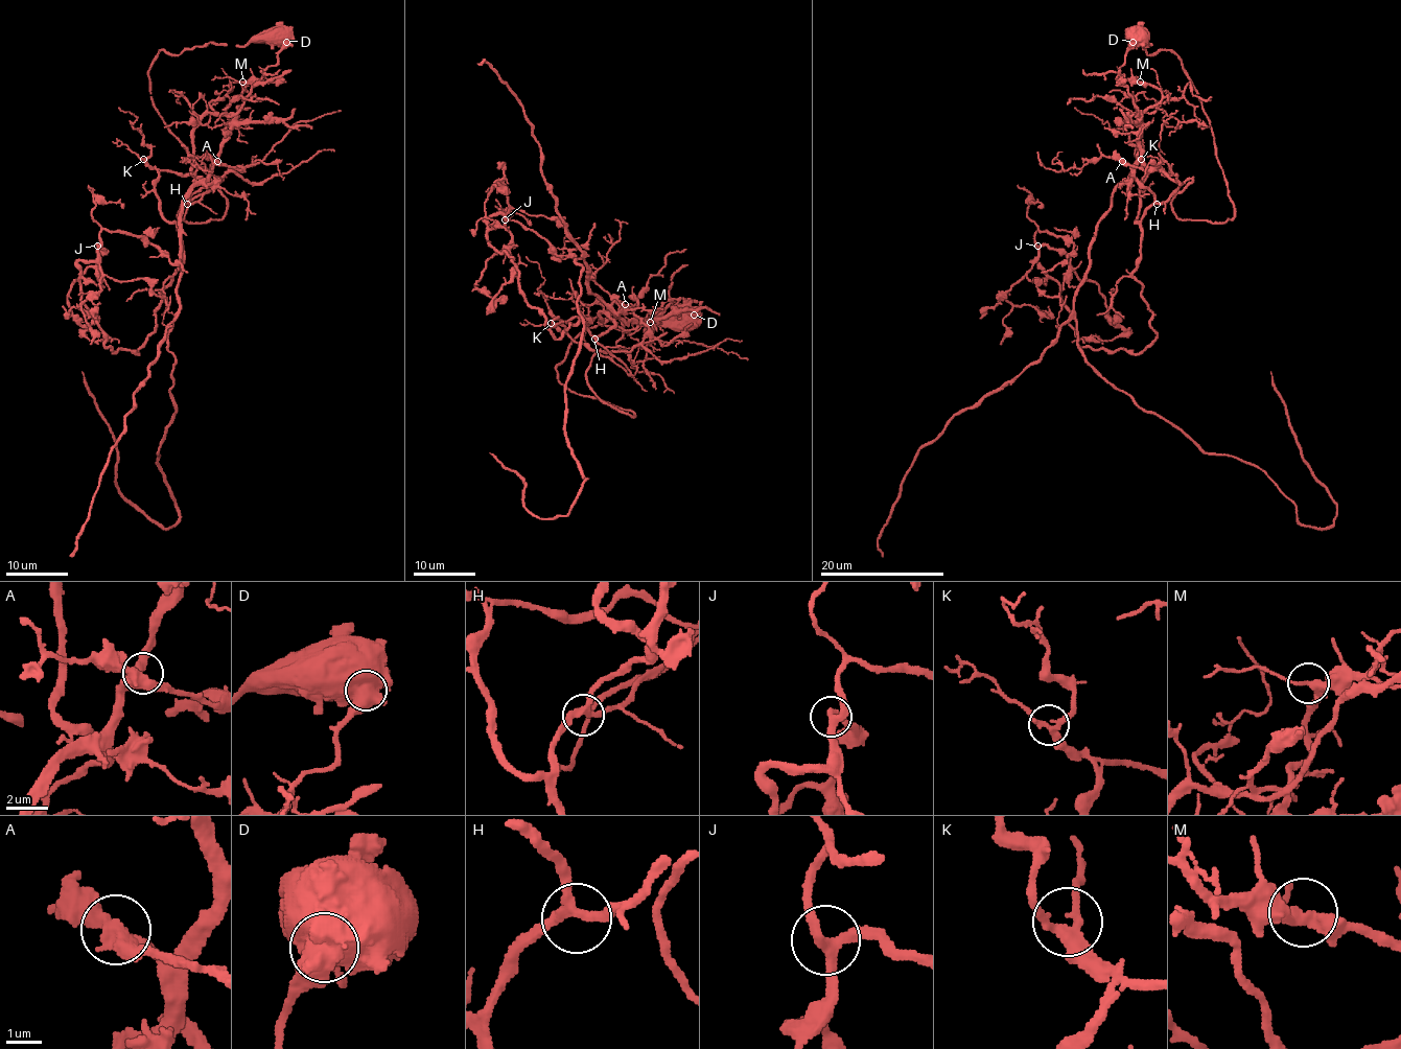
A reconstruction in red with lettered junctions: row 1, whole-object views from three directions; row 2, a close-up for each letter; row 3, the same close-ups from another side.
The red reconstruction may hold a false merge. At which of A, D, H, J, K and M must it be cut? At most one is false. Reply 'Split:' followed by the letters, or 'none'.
Split: D

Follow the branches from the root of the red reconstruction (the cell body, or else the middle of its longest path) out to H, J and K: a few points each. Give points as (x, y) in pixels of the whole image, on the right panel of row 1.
H: (1137, 33), (1119, 68), (1138, 110), (1140, 162), (1130, 179), (1146, 187), (1157, 204)
J: (1137, 33), (1119, 74), (1138, 110), (1140, 162), (1098, 224), (1059, 326), (1059, 298), (1026, 277), (1037, 246)
K: (1137, 33), (1119, 68), (1140, 126), (1140, 158), (1127, 163), (1169, 176), (1141, 159)

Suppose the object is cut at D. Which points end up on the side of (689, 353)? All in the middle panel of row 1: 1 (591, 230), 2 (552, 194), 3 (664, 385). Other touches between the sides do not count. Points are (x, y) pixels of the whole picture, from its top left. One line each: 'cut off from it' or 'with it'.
1: with it
2: cut off from it
3: with it

